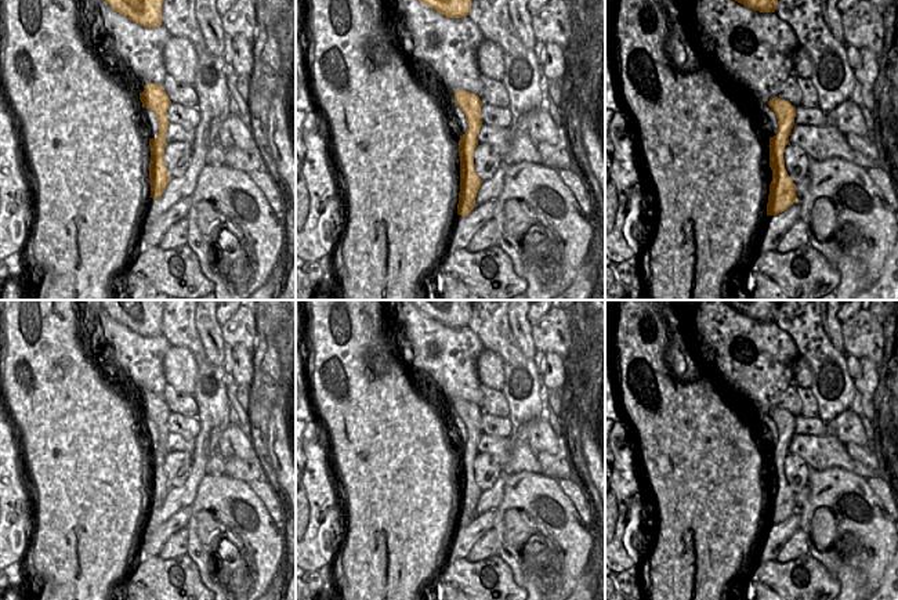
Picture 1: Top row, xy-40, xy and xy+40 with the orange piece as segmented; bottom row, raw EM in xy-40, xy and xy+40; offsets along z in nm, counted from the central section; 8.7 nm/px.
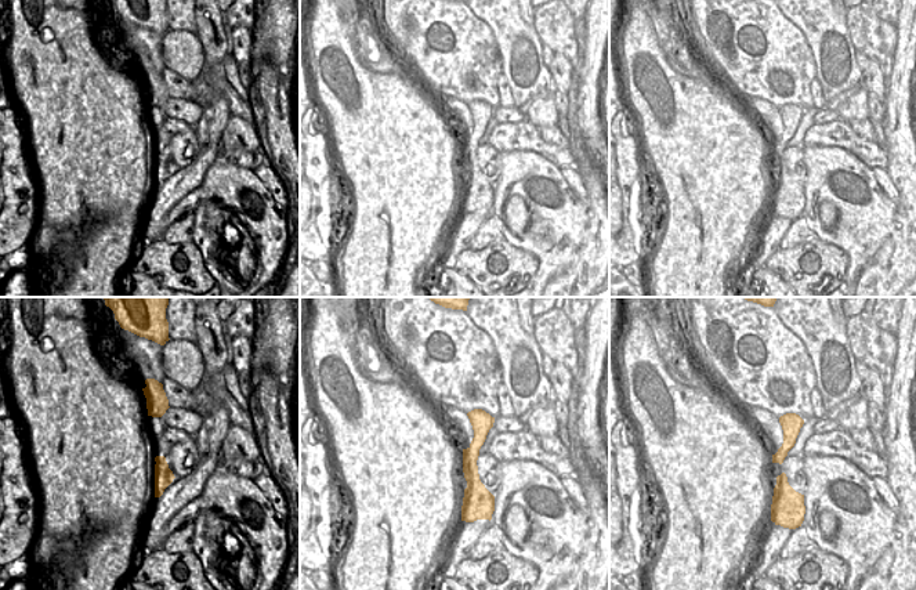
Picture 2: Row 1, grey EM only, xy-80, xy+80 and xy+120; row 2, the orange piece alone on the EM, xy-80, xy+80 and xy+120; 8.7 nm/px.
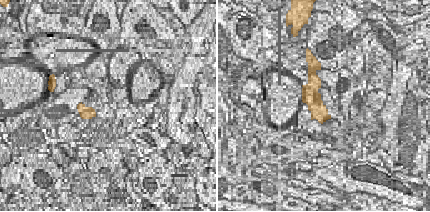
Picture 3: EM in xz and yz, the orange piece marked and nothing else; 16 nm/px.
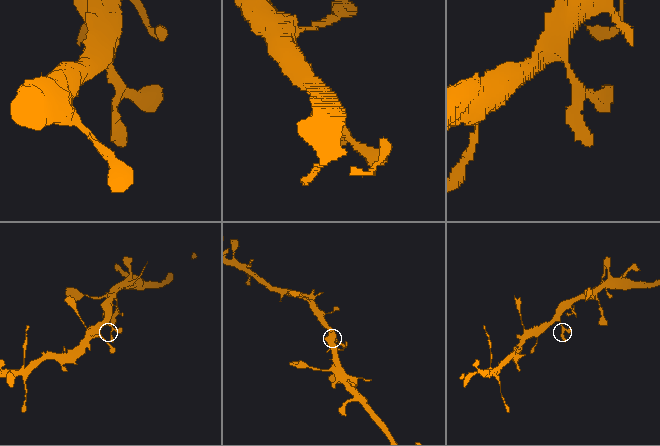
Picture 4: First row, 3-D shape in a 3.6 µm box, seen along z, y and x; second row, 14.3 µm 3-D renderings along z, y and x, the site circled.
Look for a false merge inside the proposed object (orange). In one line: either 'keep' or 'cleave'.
keep

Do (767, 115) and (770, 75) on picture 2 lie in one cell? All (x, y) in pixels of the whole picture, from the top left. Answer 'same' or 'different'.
different

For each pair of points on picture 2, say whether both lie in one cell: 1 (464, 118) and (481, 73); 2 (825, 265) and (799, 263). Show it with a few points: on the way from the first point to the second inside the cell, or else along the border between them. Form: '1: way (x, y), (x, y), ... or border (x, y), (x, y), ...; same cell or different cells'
1: border (435, 98), (456, 97), (466, 104); different cells
2: way (818, 265), (806, 265); same cell

